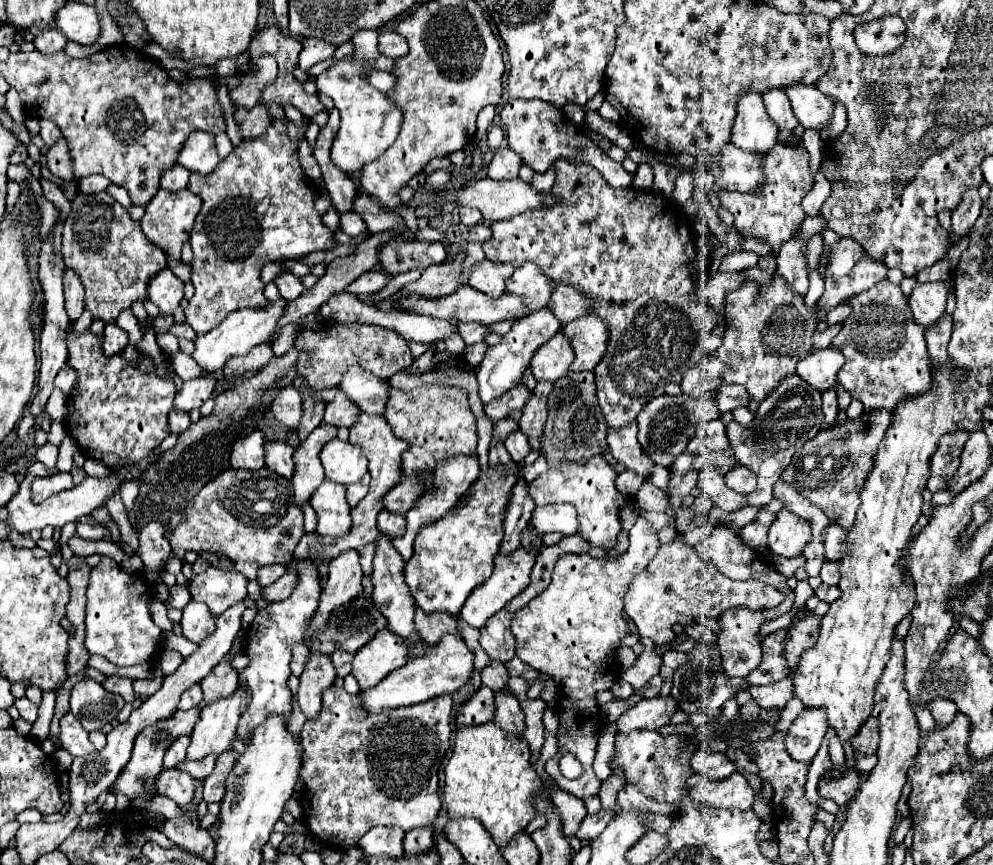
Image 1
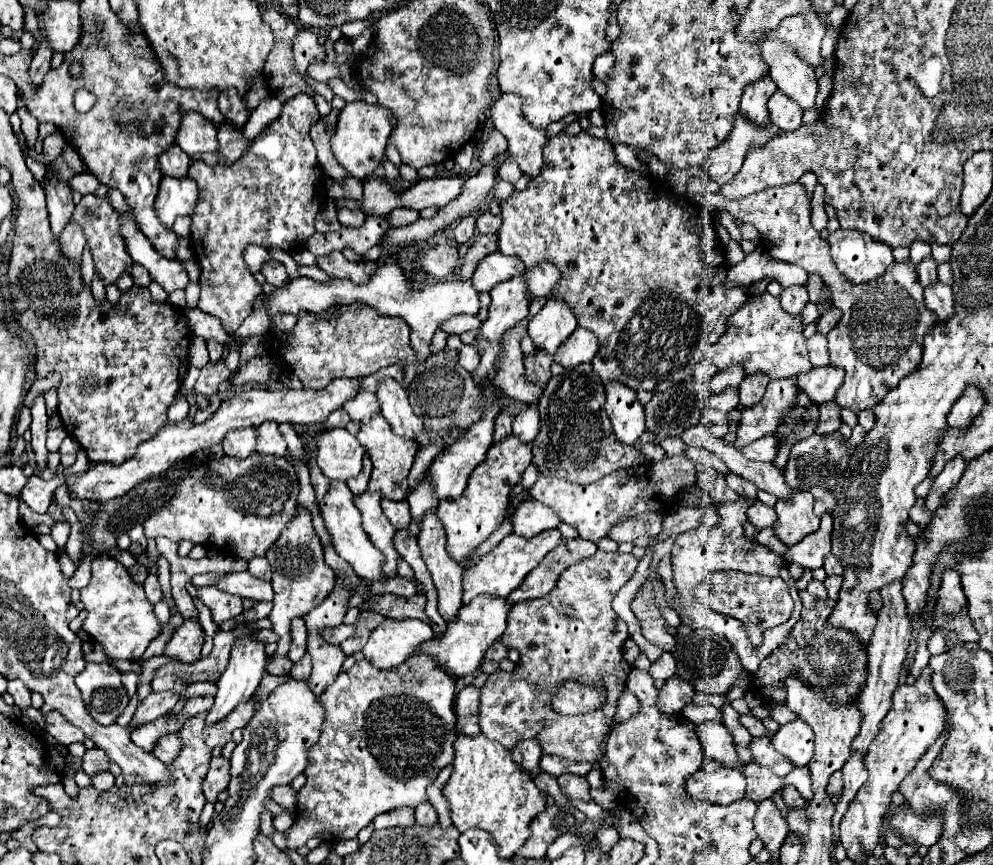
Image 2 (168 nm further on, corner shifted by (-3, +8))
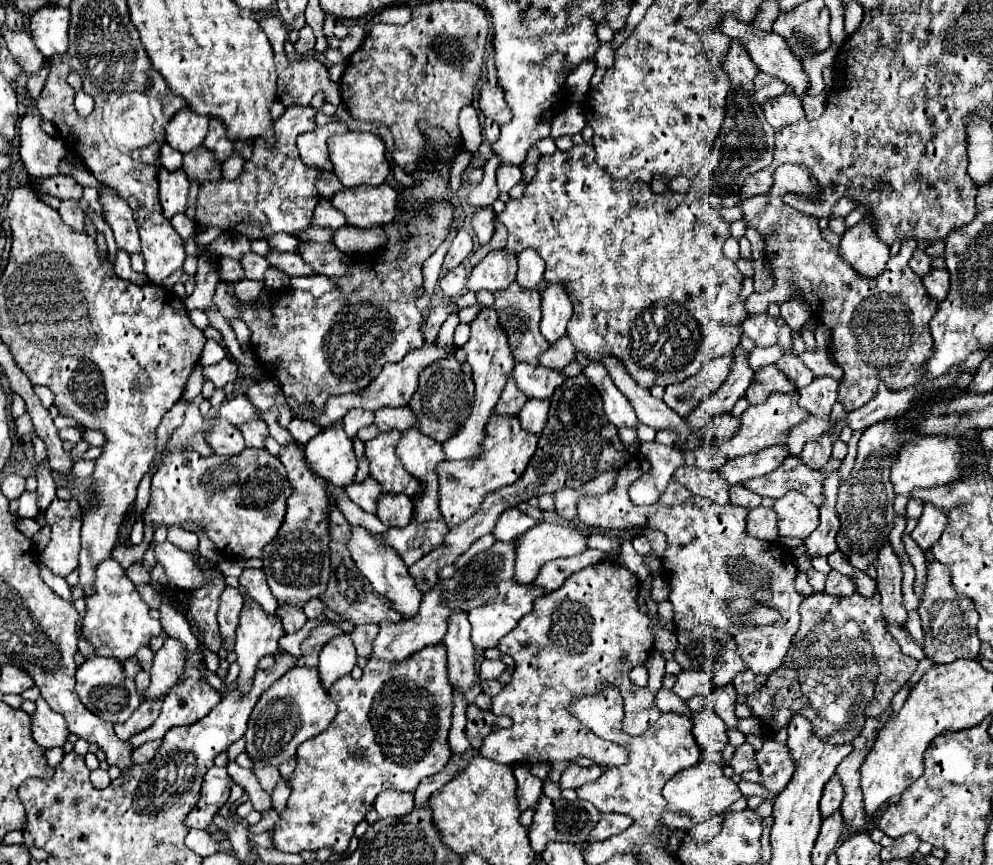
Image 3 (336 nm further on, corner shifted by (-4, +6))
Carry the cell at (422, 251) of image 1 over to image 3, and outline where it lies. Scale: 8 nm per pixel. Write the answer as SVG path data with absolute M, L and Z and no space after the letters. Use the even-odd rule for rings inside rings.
M463 265L455 267L453 271L445 273L441 279L439 279L439 287L443 291L445 297L449 299L455 299L461 295L461 291L465 289L465 283L467 283L467 271Z

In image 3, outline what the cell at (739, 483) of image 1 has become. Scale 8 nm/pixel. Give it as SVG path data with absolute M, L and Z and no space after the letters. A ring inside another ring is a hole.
M733 485L729 489L729 497L731 497L733 505L745 507L745 509L755 509L757 505L761 505L761 497L753 495L753 491L745 491L745 487L741 487L741 485Z

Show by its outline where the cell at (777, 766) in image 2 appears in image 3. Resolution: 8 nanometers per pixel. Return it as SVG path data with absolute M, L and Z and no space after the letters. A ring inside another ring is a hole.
M743 743L743 745L739 745L737 749L735 749L735 753L733 753L733 759L731 759L731 769L737 773L737 775L741 775L743 771L749 771L749 769L755 769L757 765L753 763L753 759L755 759L755 751L753 751L753 747L749 745L749 743Z

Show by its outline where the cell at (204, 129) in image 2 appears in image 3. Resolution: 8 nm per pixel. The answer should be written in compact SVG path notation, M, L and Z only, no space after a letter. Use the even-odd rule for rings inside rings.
M183 107L173 115L165 127L165 141L179 153L189 153L193 147L199 147L207 135L207 117L201 117L189 107Z

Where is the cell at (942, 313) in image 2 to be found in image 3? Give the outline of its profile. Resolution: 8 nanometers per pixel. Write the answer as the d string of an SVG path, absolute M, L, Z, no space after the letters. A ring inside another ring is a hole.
M931 269L925 277L923 277L923 285L929 291L929 295L933 299L945 299L947 291L949 291L949 271L947 269Z

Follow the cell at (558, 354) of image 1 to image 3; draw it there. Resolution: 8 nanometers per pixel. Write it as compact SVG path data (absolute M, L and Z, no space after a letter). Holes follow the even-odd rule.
M551 283L541 293L541 333L553 343L567 335L567 323L573 315L573 301L563 283Z

